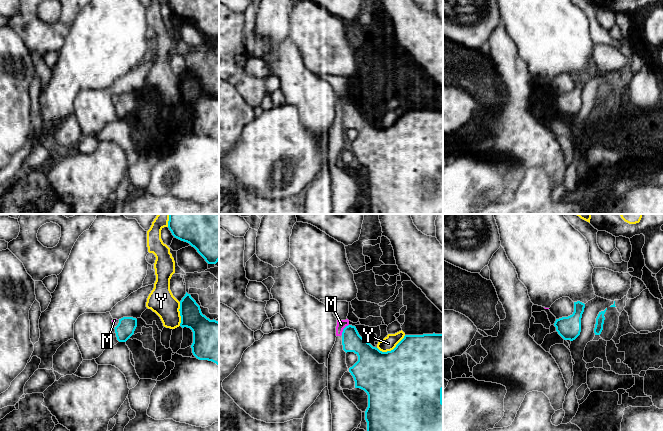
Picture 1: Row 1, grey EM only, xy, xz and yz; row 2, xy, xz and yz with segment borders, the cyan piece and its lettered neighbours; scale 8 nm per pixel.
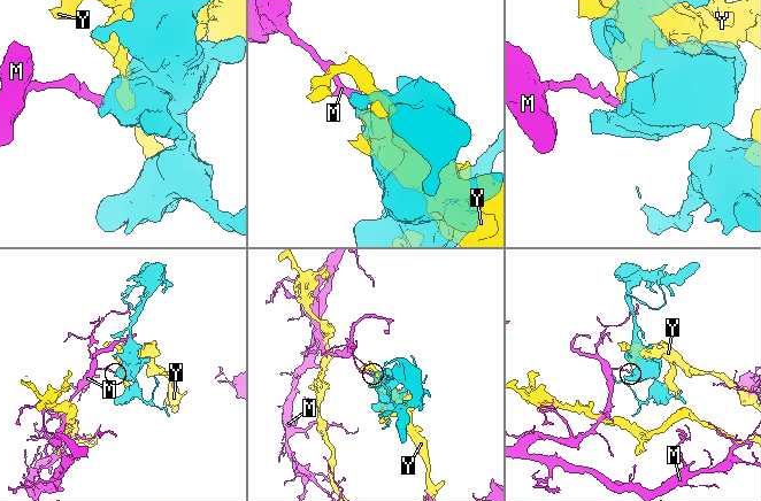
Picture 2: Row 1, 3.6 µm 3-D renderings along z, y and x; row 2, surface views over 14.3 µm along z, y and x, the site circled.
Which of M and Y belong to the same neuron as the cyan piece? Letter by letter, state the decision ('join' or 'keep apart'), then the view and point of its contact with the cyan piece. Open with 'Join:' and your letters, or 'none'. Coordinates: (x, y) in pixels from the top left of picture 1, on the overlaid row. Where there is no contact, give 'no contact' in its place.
Join: none
M: keep apart; meets cyan in xz at (343, 329)
Y: keep apart; meets cyan in xz at (391, 350)

